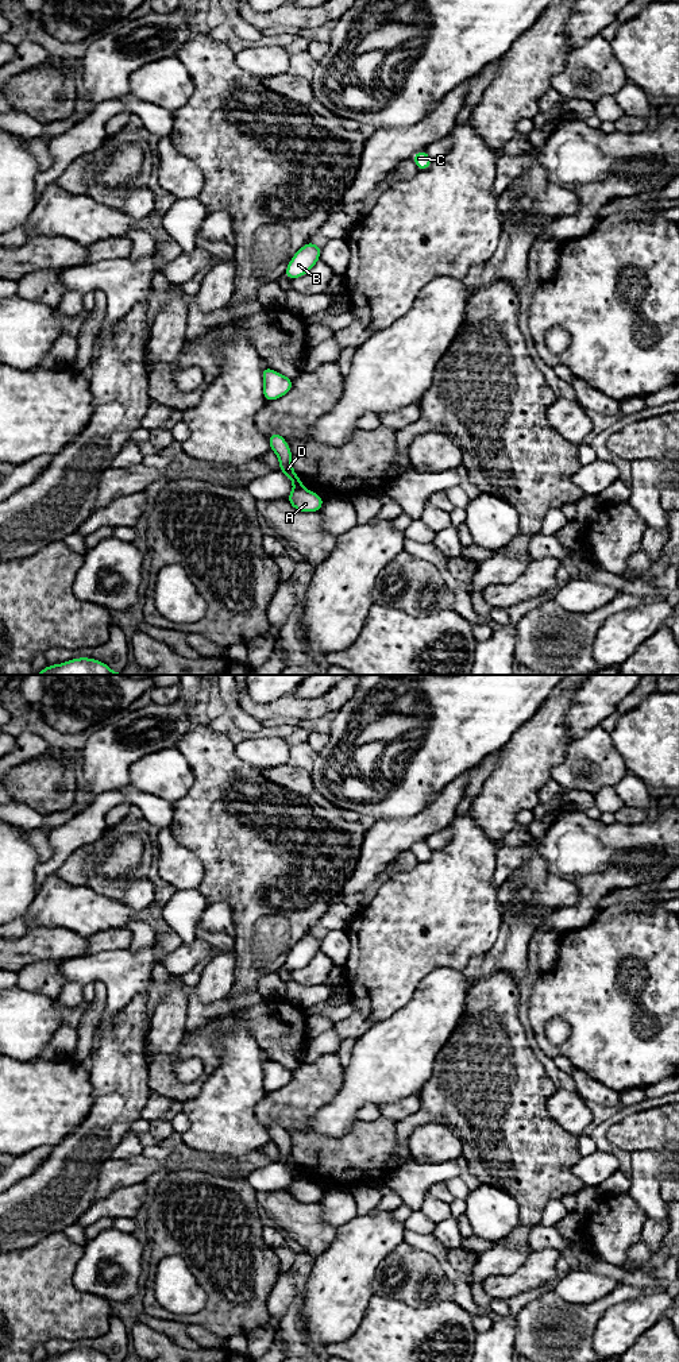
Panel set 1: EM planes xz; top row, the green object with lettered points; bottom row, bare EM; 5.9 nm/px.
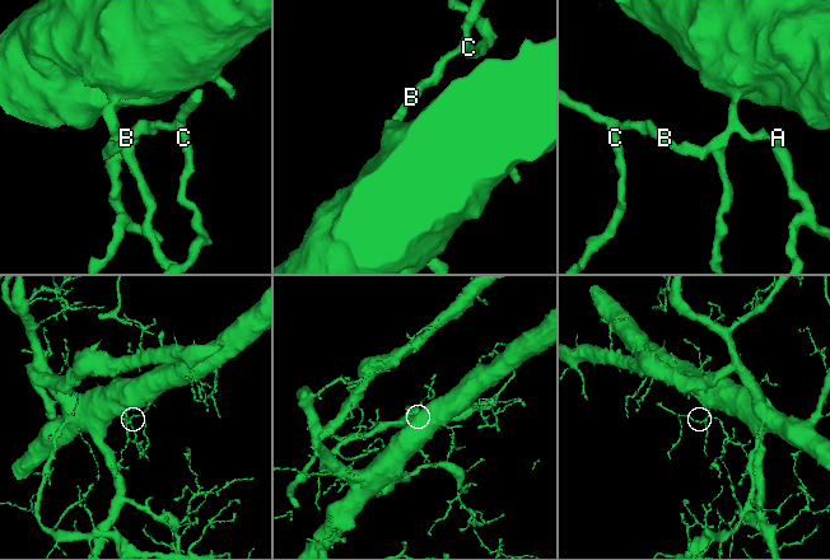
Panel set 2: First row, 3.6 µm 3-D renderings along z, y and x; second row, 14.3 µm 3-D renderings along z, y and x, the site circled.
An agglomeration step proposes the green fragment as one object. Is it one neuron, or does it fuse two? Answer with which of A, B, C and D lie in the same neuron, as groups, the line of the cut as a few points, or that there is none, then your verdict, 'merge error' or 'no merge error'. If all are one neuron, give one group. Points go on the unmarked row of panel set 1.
A / B C D; cut in xz along (294, 1177), (303, 1179); merge error

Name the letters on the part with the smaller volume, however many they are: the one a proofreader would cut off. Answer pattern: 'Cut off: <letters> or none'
Cut off: A

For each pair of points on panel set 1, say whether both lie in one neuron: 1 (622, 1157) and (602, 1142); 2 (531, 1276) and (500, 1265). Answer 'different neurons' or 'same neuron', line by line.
1: same neuron
2: different neurons

